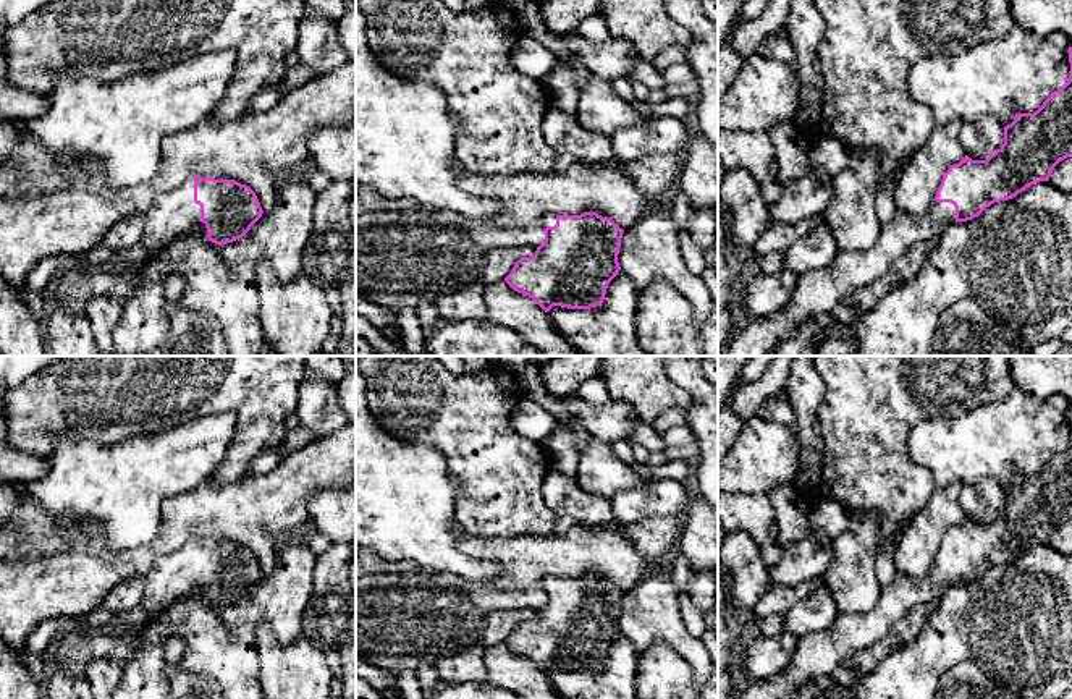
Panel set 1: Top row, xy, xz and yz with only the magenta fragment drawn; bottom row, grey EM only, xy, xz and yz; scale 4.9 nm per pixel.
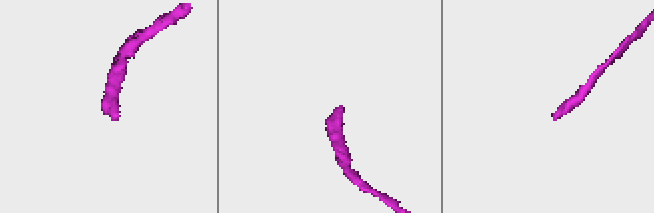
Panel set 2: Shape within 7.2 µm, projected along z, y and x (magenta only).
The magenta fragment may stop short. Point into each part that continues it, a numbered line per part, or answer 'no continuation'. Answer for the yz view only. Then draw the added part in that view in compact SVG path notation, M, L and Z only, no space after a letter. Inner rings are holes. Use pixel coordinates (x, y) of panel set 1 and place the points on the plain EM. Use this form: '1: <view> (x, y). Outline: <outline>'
1: yz (817, 656). Outline: M933 563L923 579L897 571L894 581L880 589L868 612L838 612L826 631L799 638L784 671L765 681L749 681L731 699L787 699L810 680L829 676L850 652L880 642L915 605L936 607L951 586L956 586L956 570L951 565Z

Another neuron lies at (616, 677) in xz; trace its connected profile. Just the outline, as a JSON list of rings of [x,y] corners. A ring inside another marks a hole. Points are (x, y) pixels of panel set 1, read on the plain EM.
[[[623,633],[610,644],[605,662],[590,671],[553,668],[547,678],[563,699],[637,699],[639,652]]]

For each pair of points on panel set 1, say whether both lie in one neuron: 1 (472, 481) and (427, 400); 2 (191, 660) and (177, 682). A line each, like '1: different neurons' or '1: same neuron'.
1: same neuron
2: different neurons

